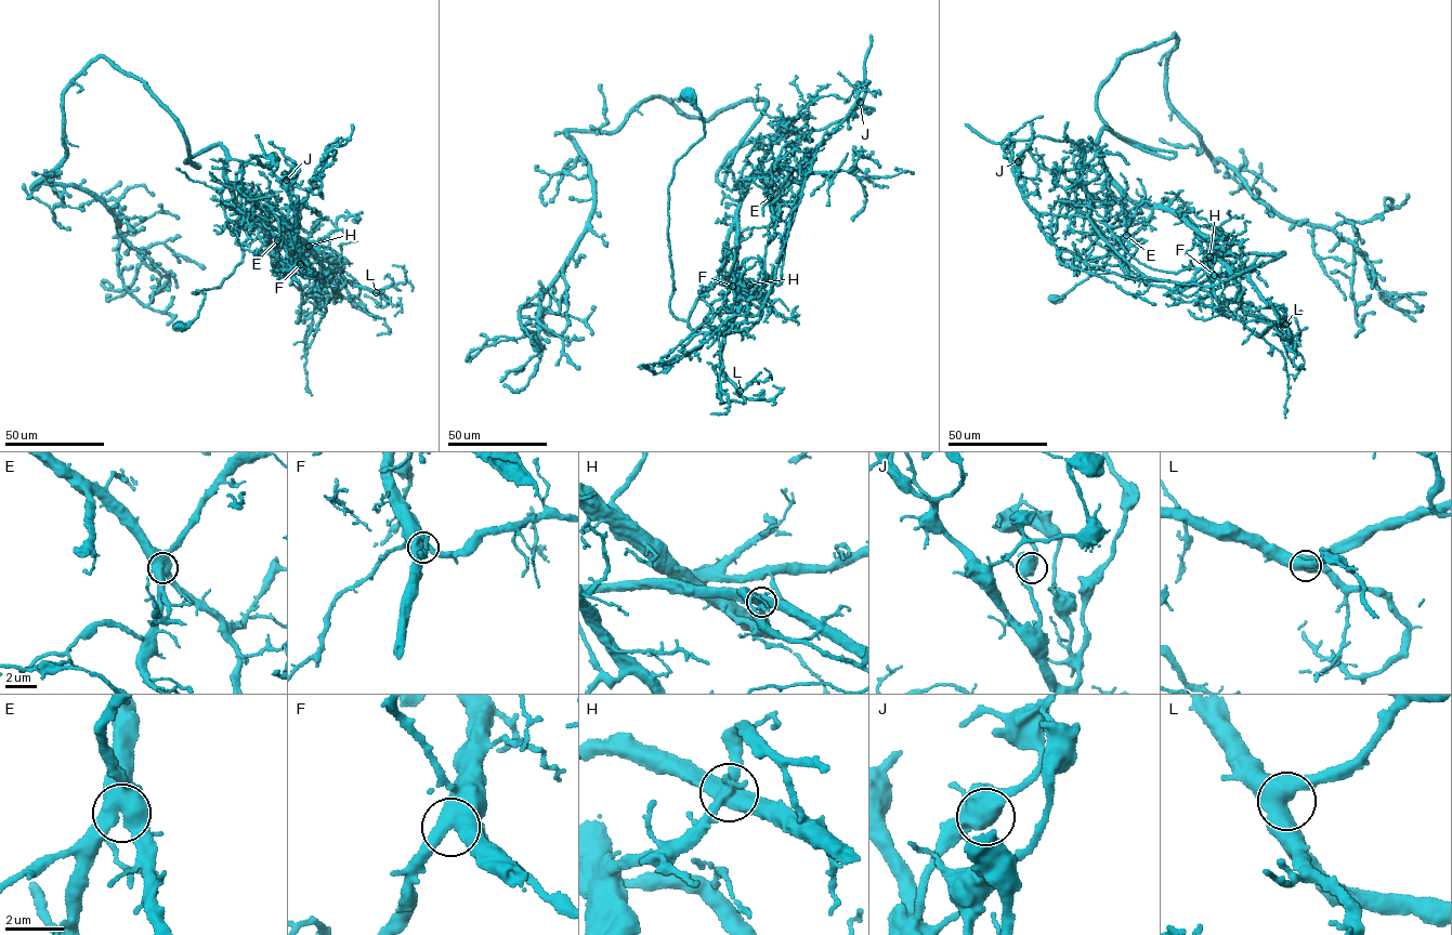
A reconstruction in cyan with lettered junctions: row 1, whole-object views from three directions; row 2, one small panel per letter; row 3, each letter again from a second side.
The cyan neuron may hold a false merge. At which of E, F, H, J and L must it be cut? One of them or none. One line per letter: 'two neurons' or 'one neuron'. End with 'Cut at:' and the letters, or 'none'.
E: one neuron
F: one neuron
H: two neurons
J: one neuron
L: one neuron
Cut at: H

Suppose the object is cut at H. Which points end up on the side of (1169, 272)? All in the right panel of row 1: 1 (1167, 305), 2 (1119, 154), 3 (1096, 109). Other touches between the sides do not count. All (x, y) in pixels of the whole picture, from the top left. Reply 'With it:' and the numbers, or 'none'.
With it: 2

